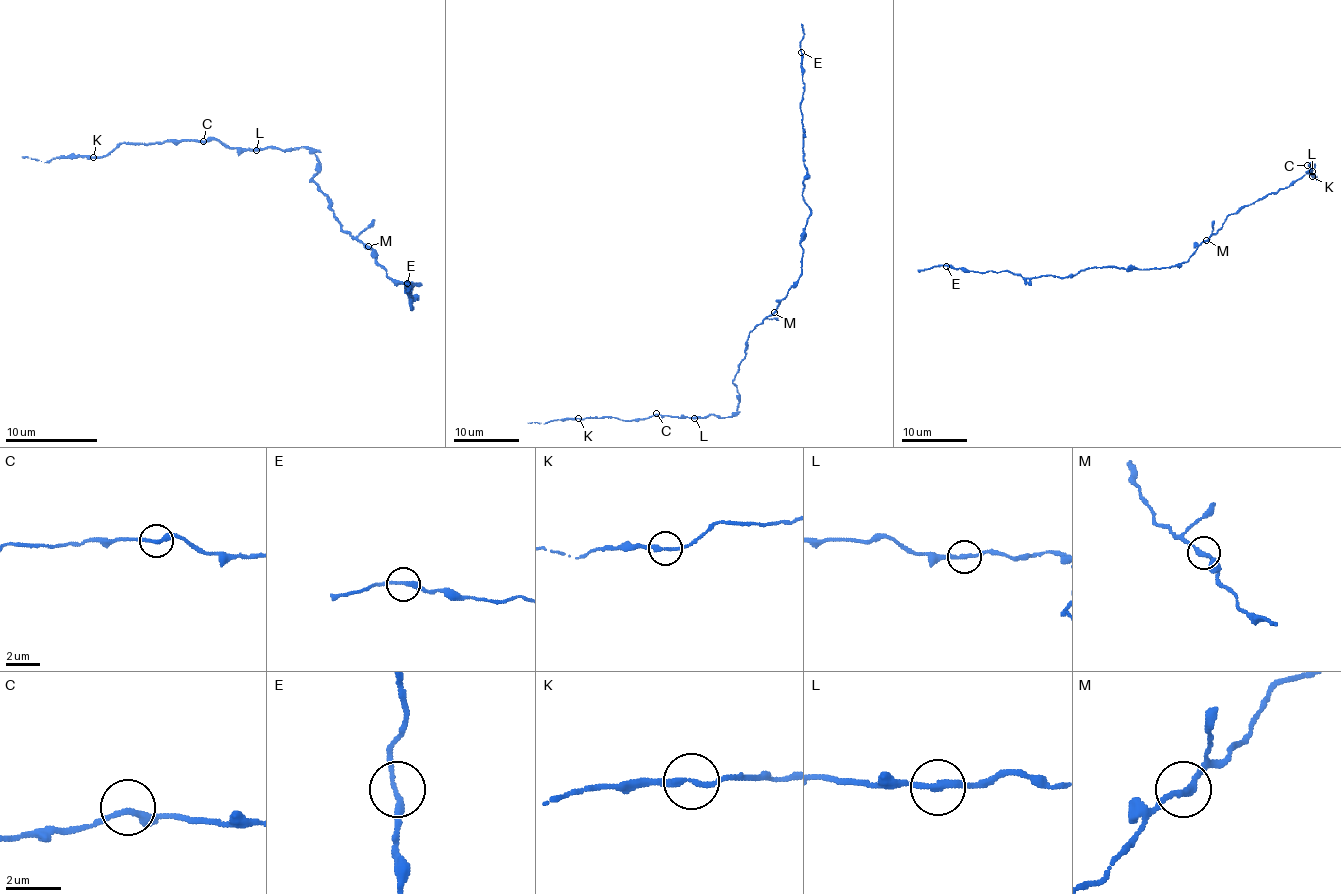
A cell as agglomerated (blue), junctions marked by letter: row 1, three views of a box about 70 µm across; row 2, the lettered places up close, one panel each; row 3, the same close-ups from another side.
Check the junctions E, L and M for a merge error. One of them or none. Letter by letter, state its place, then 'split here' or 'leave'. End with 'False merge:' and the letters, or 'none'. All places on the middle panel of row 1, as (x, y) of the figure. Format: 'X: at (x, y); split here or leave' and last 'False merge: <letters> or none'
E: at (801, 52); leave
L: at (694, 418); leave
M: at (774, 312); leave
False merge: none

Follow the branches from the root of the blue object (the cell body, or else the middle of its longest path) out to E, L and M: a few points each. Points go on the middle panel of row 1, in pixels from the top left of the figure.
E: (762, 320), (777, 307), (801, 272), (800, 241), (810, 215), (803, 198), (806, 167), (800, 109), (801, 52)
L: (762, 320), (748, 337), (744, 358), (733, 379), (738, 391), (738, 408), (730, 417), (710, 415), (694, 418)
M: (762, 320), (774, 312)

